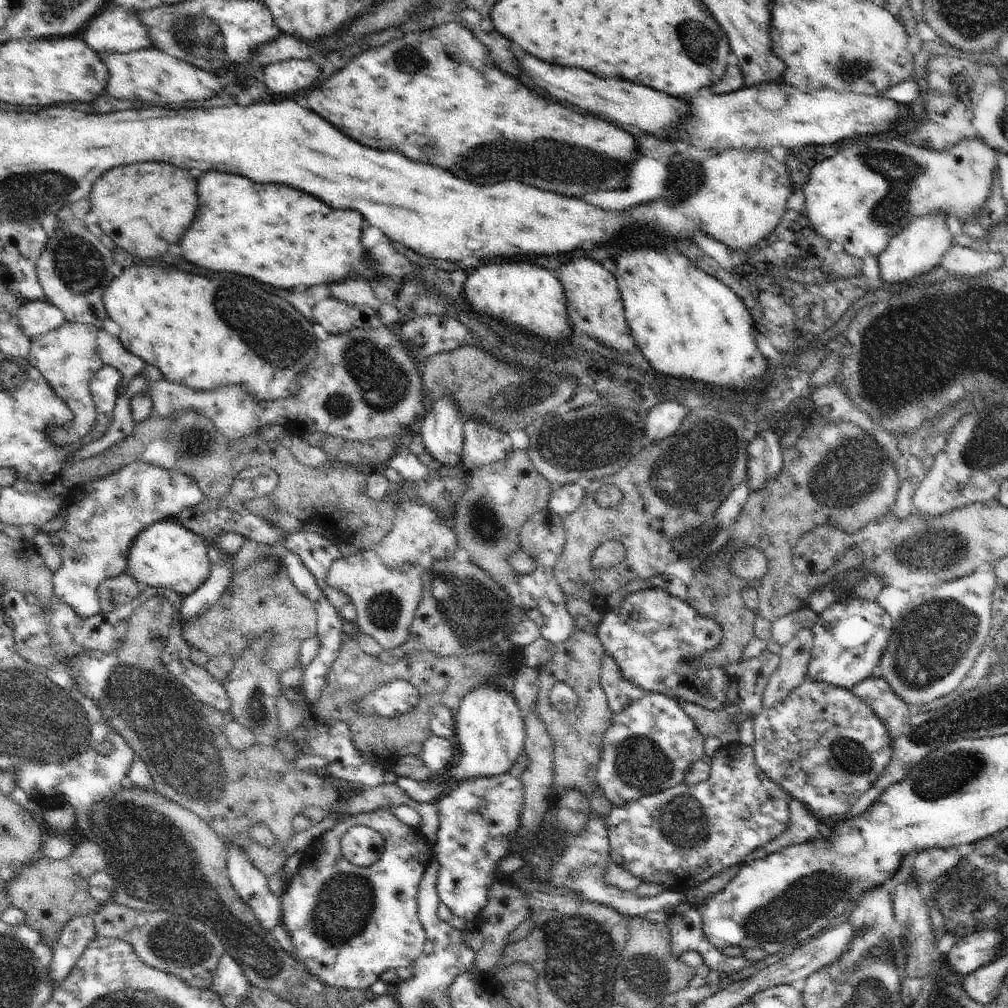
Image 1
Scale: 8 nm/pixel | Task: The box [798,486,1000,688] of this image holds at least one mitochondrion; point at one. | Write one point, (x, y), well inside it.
(954, 548)

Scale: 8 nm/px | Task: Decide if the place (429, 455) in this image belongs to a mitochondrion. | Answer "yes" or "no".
no

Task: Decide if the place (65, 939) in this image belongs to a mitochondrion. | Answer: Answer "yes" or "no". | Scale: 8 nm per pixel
no

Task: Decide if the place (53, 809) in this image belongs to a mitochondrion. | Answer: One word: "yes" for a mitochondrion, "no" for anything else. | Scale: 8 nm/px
no

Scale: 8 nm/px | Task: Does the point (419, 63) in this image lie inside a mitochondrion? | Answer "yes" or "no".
yes

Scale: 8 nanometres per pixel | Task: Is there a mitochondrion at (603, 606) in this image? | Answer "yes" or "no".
no

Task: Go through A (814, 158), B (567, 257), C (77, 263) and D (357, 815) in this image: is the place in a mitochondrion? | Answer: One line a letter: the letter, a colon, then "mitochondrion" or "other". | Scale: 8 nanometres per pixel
A: other
B: other
C: mitochondrion
D: other

